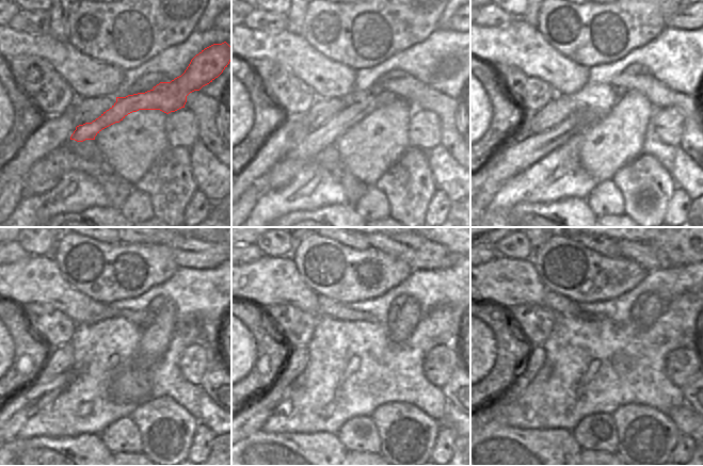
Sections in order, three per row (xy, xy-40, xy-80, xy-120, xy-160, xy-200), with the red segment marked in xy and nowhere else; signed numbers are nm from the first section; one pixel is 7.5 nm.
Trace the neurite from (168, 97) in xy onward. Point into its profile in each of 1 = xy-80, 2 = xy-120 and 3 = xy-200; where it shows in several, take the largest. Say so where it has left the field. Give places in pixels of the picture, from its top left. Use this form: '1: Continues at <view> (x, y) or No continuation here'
1: Continues at xy-80 (518, 157)
2: Continues at xy-120 (34, 397)
3: Continues at xy-200 (494, 410)

